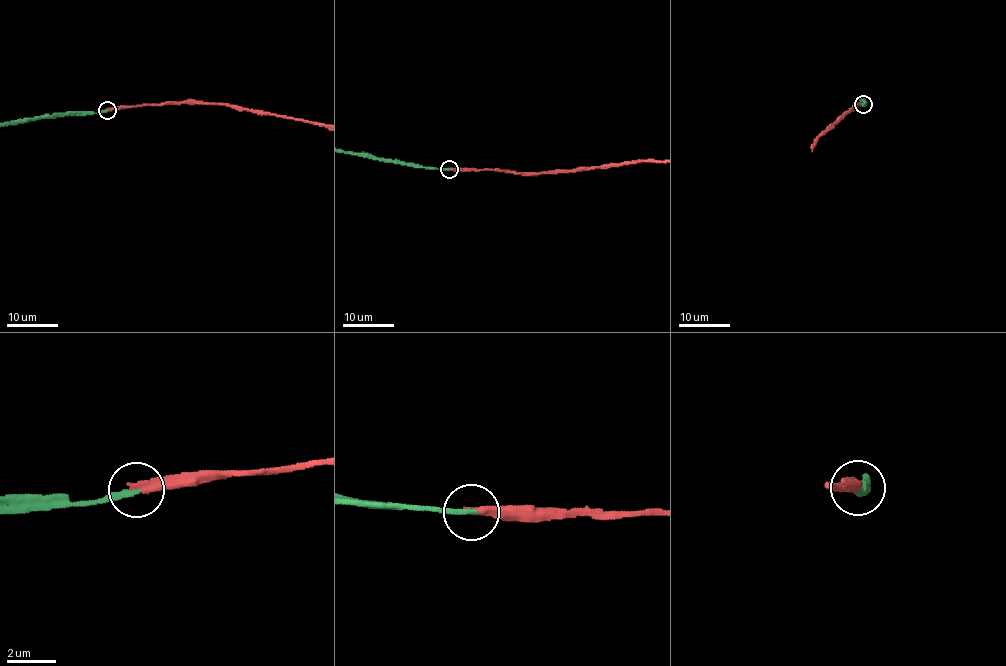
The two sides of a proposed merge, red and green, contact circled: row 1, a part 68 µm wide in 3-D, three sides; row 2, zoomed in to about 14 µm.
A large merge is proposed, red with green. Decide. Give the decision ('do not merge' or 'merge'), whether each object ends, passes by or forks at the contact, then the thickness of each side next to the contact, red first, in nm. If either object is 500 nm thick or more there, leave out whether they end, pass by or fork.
merge | red ends | green ends | 320/240 nm

